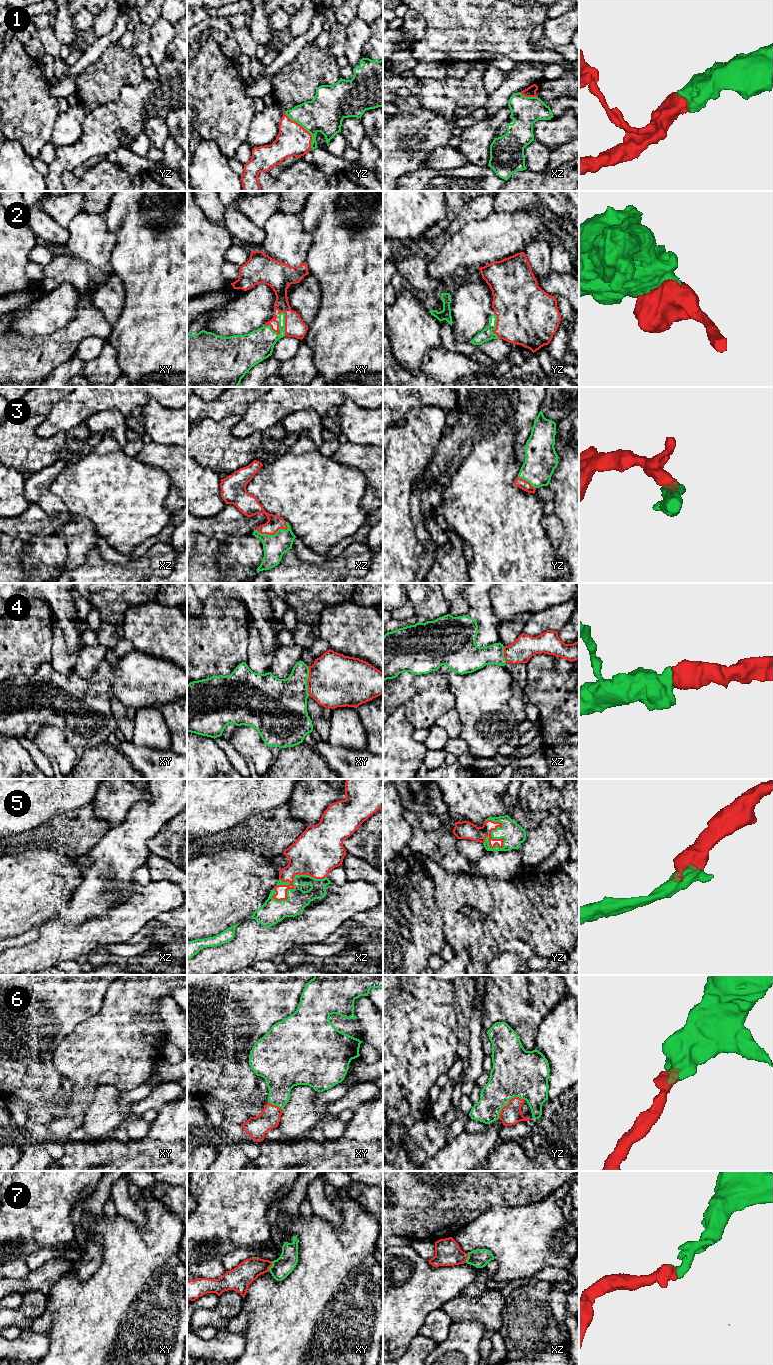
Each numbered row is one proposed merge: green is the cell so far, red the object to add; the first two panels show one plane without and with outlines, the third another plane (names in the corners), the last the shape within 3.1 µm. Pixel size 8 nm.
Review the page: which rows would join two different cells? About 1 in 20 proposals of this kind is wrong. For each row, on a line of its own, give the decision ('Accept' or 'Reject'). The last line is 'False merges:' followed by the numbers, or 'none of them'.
1: Accept
2: Accept
3: Accept
4: Accept
5: Accept
6: Accept
7: Accept
False merges: none of them

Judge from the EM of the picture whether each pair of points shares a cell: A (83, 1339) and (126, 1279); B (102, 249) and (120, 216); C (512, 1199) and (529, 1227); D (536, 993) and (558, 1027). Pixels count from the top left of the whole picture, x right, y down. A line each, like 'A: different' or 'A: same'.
A: same
B: different
C: different
D: different

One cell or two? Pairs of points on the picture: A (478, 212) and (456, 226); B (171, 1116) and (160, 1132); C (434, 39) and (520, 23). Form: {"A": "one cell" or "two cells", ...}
{"A": "one cell", "B": "one cell", "C": "one cell"}

